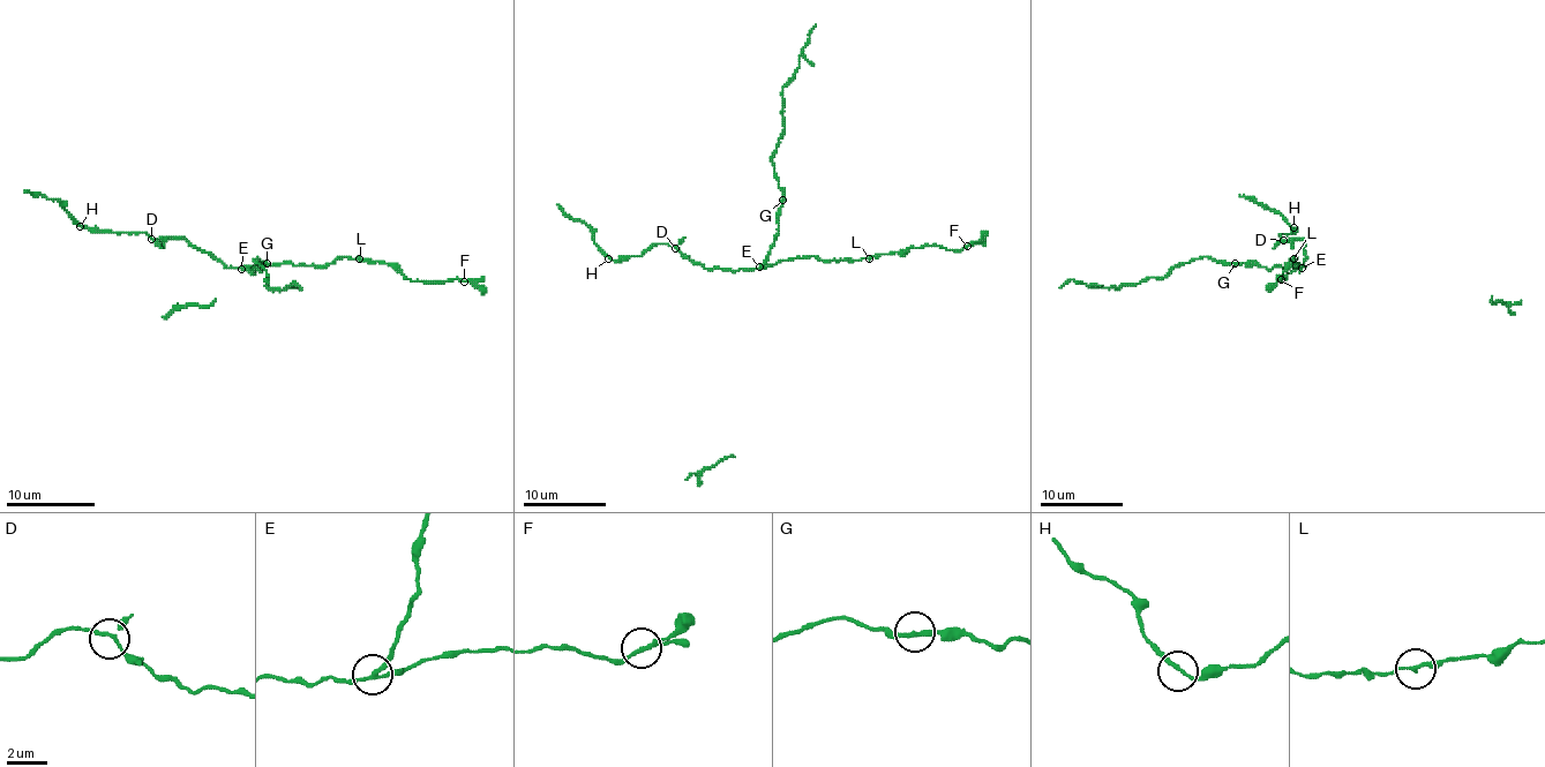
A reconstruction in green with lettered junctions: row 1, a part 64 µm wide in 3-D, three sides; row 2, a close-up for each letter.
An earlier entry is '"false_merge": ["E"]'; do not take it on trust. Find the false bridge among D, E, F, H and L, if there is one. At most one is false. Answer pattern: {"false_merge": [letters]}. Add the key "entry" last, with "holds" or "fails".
{"false_merge": ["E"], "entry": "holds"}

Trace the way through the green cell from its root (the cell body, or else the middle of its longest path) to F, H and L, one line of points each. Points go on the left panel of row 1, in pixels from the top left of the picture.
F: (246, 270), (250, 265), (279, 263), (328, 265), (351, 256), (392, 263), (413, 282), (464, 282)
H: (246, 270), (226, 268), (184, 239), (151, 239), (144, 232), (94, 232), (80, 226)
L: (246, 270), (250, 265), (328, 265), (344, 256), (359, 258)

